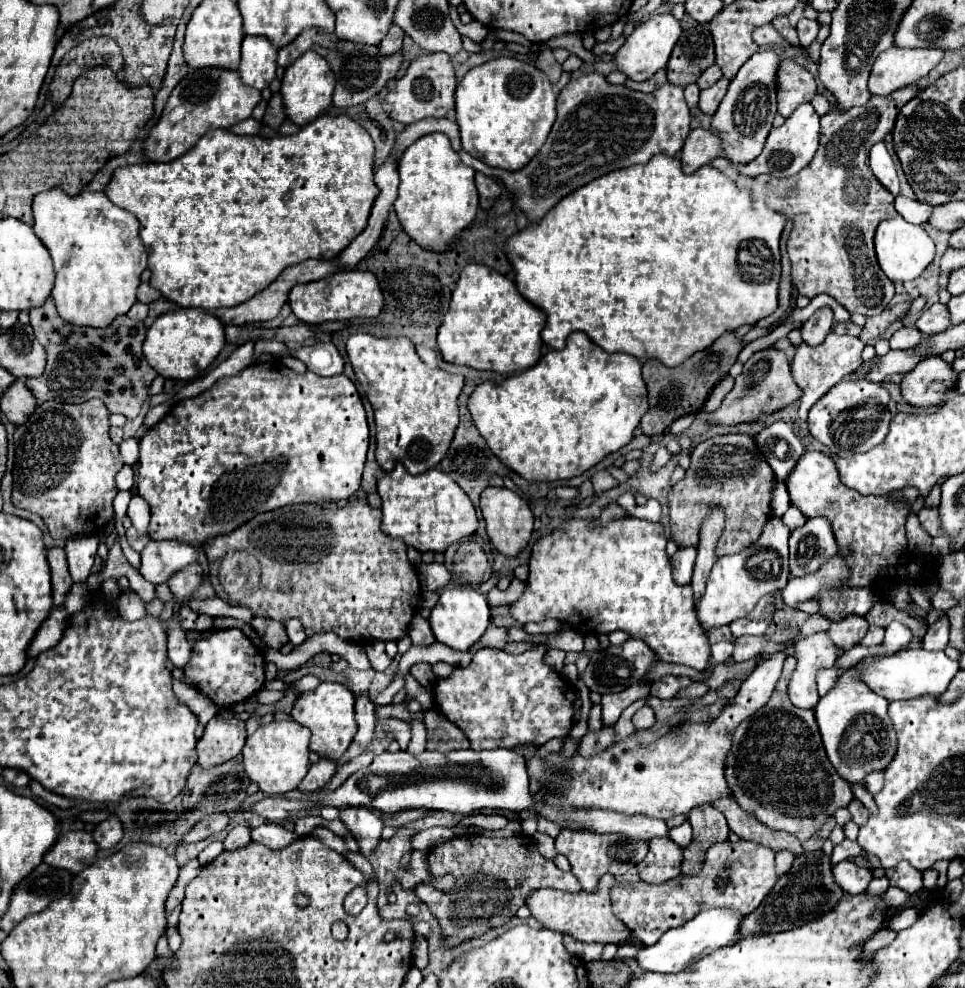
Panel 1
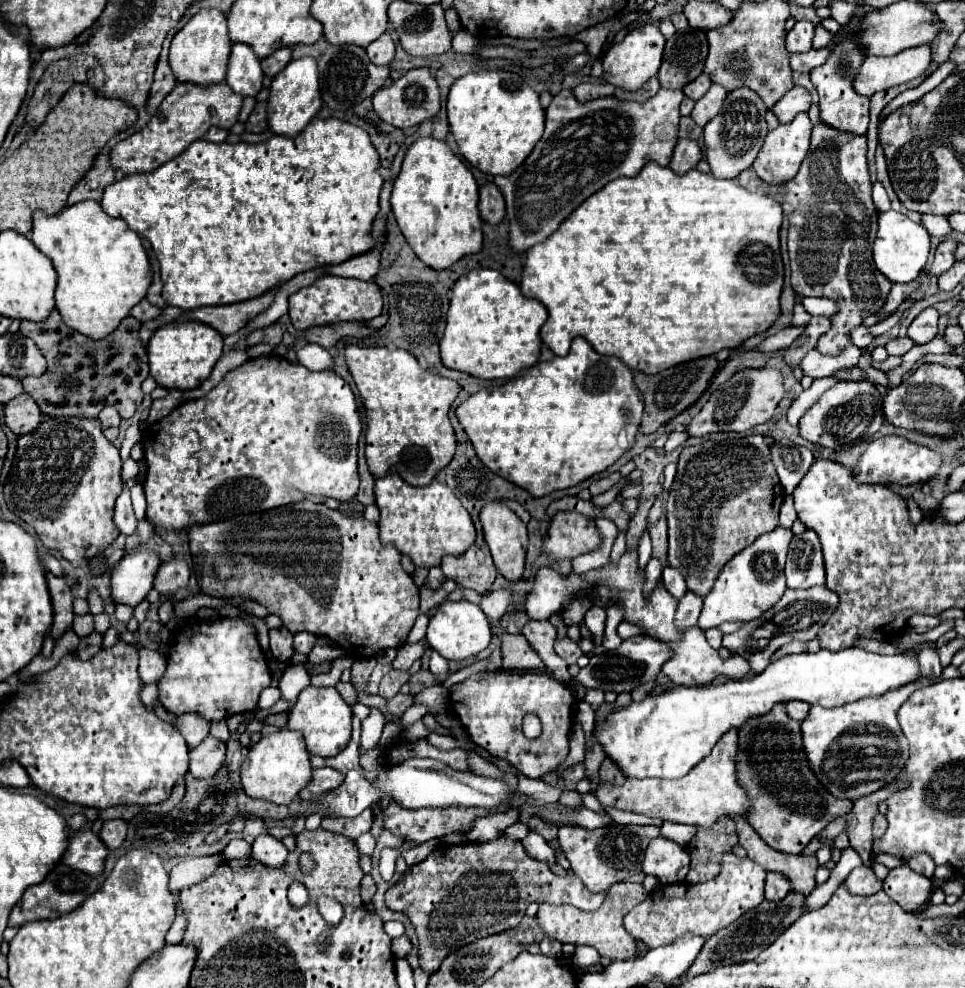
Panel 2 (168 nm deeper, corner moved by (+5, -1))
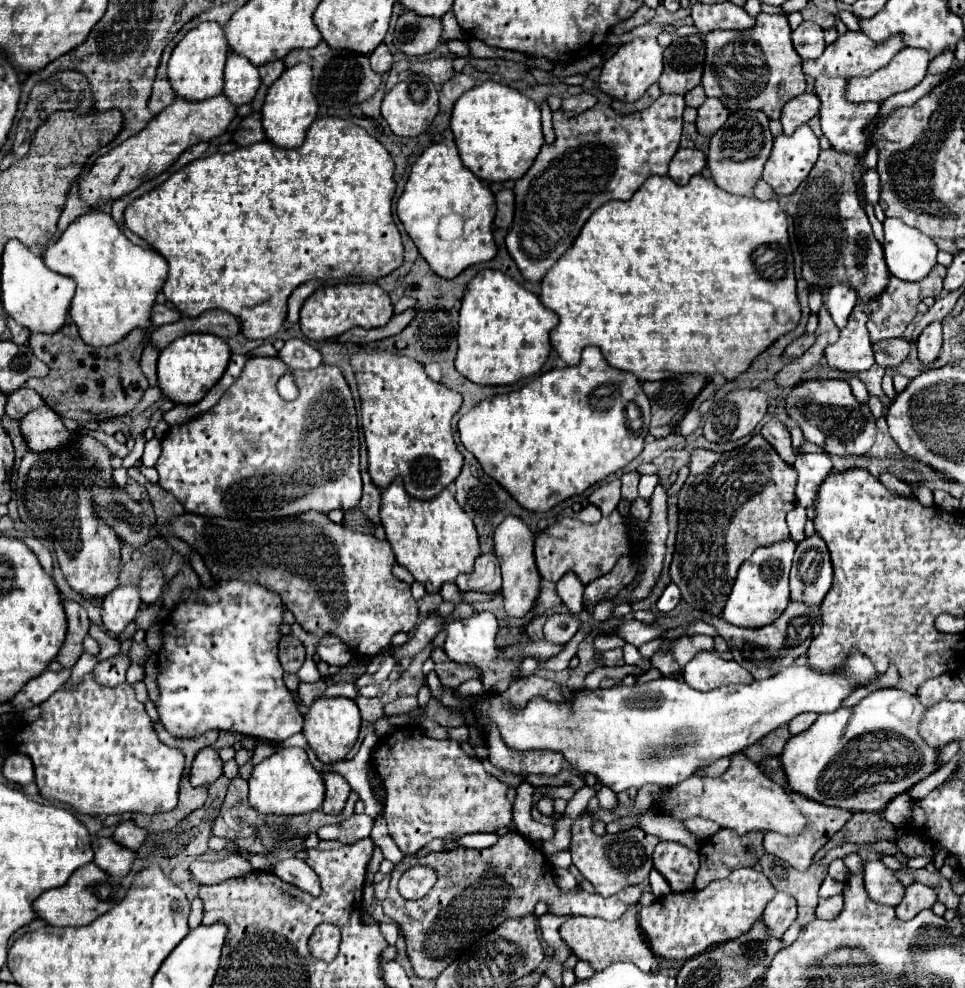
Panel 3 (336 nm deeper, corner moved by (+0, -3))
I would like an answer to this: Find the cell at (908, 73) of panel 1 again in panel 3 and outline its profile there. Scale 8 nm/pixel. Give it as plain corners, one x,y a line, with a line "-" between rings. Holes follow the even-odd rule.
903,48
901,52
897,52
897,56
893,56
893,60
885,68
873,72
867,78
851,78
847,82
845,96
853,104
861,102
881,104
889,96
917,86
925,78
927,66
929,52
921,48

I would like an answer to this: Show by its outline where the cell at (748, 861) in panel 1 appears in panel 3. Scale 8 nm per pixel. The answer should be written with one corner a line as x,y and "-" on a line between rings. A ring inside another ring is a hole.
739,868
733,870
731,876
723,880
715,880
705,890
687,890
687,892
671,892
663,898
657,898
651,906
639,910
639,926
643,934
649,940
651,952
665,960
689,960
693,956
699,956
711,946
735,940
737,936
749,932
749,928
763,916
765,906
773,900
775,888
771,886
769,878
763,872
757,872
753,868

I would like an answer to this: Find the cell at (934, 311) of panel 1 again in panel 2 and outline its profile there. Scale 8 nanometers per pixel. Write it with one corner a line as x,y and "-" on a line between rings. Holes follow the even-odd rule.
926,308
920,312
914,322
908,326
908,336
916,344
926,344
938,334
938,310
936,308

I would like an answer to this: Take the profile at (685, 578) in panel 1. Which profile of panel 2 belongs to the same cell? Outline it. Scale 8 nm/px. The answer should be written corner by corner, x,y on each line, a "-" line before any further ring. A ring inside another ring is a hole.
666,566
664,572
662,572
662,582
666,586
666,590
674,596
674,598
682,598
686,594
686,582
684,582
684,576
680,574
680,570
672,568
672,566

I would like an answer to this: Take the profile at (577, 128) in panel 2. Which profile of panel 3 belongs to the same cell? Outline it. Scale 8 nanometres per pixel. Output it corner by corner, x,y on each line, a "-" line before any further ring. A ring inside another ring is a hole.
661,94
649,108
621,116
605,104
595,104
591,110
567,120
561,110
553,112
553,128
557,140
553,146
543,146
529,172
515,182
515,220
505,238
507,250
517,262
525,280
541,284
545,272
573,246
589,216
609,200
629,200
641,184
657,174
667,176
667,166
679,148
685,102
683,96

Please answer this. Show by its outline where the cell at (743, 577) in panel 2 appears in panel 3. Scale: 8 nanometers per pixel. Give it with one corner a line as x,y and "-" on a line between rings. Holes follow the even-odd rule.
791,538
767,548
757,548
753,556
739,568
739,576
721,616
727,622
745,628
761,628
765,624
773,624
773,620
777,620
777,616
781,616
781,612
789,604
789,568
793,552
795,542

